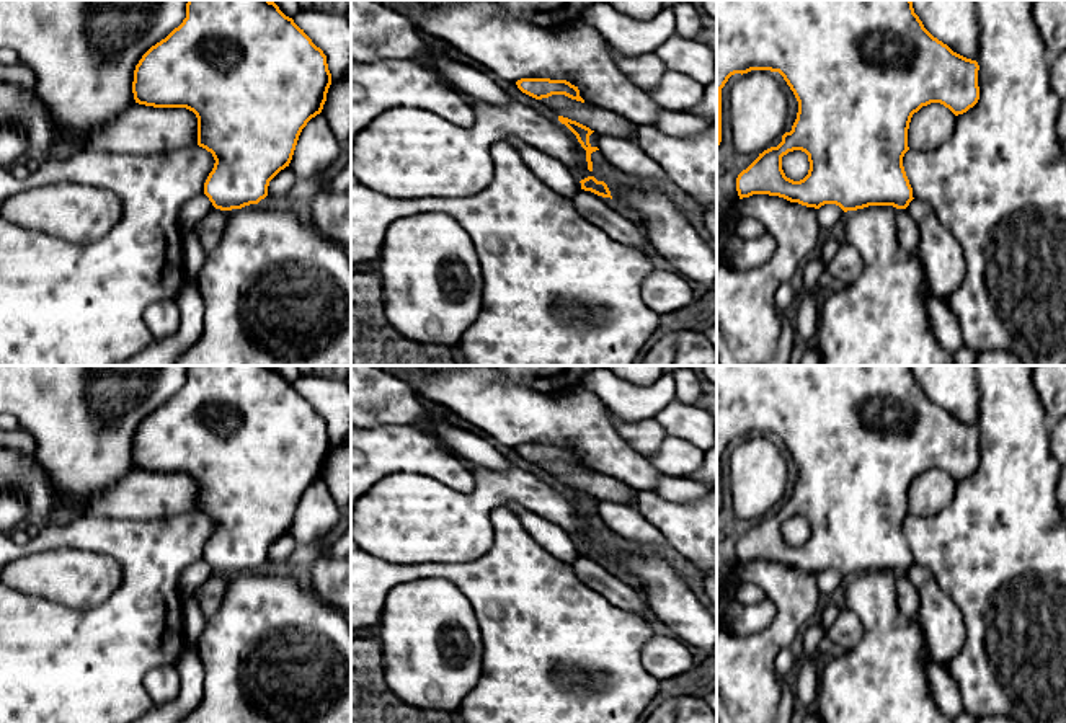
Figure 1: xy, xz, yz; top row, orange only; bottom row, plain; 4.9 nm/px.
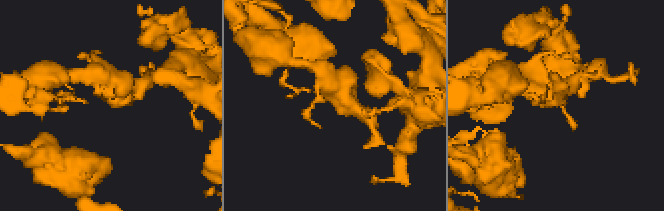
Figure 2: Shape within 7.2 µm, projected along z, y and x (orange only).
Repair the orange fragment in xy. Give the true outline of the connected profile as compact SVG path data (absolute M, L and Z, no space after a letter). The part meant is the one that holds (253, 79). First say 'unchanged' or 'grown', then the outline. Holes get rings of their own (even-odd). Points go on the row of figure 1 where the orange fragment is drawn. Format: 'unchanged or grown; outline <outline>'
unchanged; outline M188 0L183 23L135 65L132 93L139 104L186 108L196 114L198 145L215 160L204 194L215 209L232 211L258 204L268 196L269 181L289 166L302 129L322 113L330 85L326 55L274 2Z

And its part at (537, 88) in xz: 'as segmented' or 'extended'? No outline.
as segmented

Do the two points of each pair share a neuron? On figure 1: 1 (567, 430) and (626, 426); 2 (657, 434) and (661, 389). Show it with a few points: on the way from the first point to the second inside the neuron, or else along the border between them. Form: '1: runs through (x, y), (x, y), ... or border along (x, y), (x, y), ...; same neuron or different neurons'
1: border along (604, 408), (614, 428), (642, 454); different neurons
2: border along (653, 416), (644, 420); different neurons

